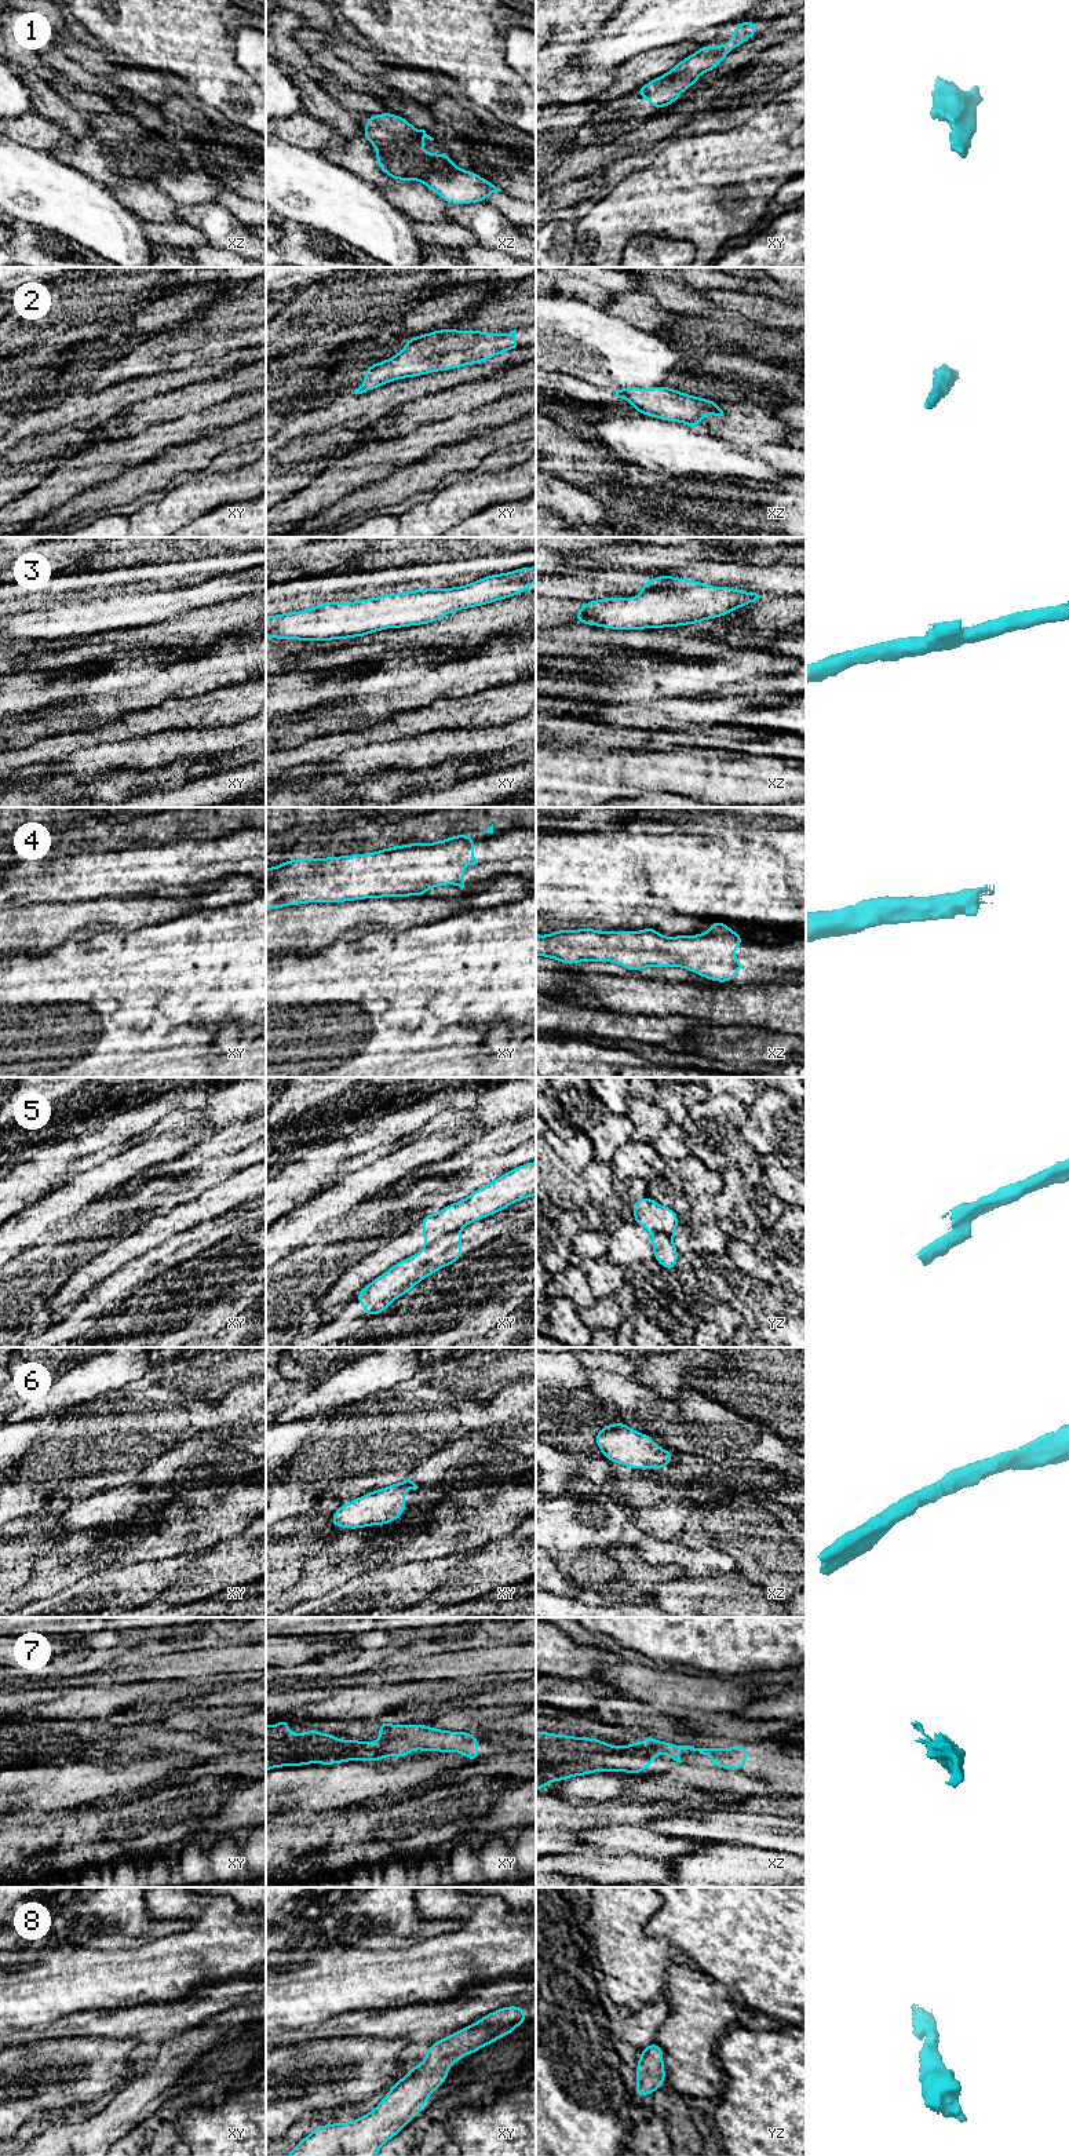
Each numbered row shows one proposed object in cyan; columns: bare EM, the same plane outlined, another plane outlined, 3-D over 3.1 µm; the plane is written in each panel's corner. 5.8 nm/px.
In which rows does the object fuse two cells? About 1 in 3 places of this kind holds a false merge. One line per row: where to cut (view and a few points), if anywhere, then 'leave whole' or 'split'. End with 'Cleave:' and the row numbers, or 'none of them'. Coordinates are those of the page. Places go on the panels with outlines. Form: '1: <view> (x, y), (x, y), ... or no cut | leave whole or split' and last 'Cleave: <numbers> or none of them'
1: no cut | leave whole
2: no cut | leave whole
3: no cut | leave whole
4: no cut | leave whole
5: xy (459, 1229), (445, 1233), (426, 1247) | split
6: no cut | leave whole
7: no cut | leave whole
8: no cut | leave whole
Cleave: 5

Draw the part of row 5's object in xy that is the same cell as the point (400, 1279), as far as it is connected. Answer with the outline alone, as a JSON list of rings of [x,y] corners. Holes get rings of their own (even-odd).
[[[461,1232],[445,1234],[415,1255],[395,1263],[365,1285],[354,1298],[368,1317],[387,1310],[391,1302],[404,1296],[426,1277],[461,1259]]]

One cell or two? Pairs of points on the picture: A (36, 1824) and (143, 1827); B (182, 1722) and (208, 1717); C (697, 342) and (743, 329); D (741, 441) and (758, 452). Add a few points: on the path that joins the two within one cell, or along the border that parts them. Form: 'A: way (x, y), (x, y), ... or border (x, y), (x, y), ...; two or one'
A: way (62, 1827), (117, 1827); one
B: way (189, 1719), (201, 1718); one
C: way (708, 332), (732, 332); one
D: border (783, 444), (761, 444), (744, 448); two

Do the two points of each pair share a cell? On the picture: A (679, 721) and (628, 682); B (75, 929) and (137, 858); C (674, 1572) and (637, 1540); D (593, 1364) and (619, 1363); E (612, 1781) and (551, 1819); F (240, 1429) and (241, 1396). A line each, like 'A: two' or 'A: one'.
A: two
B: two
C: two
D: one
E: two
F: one

